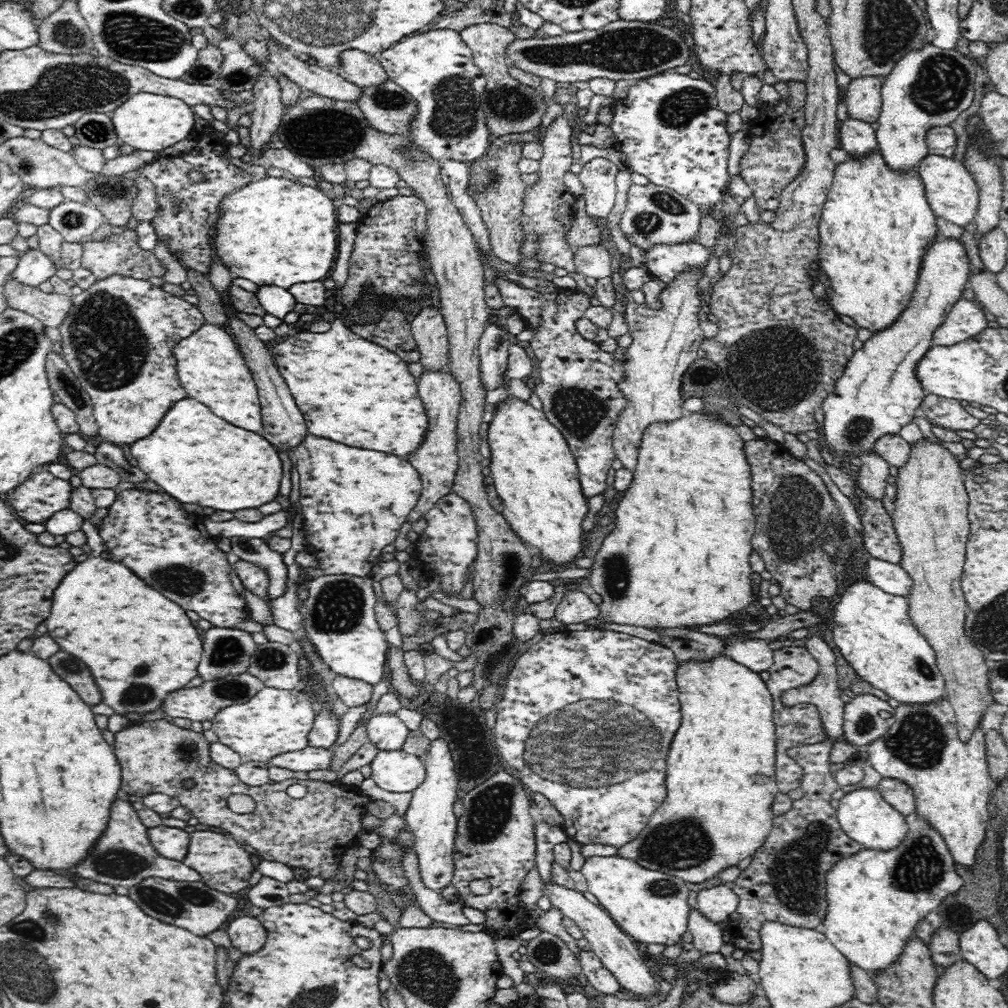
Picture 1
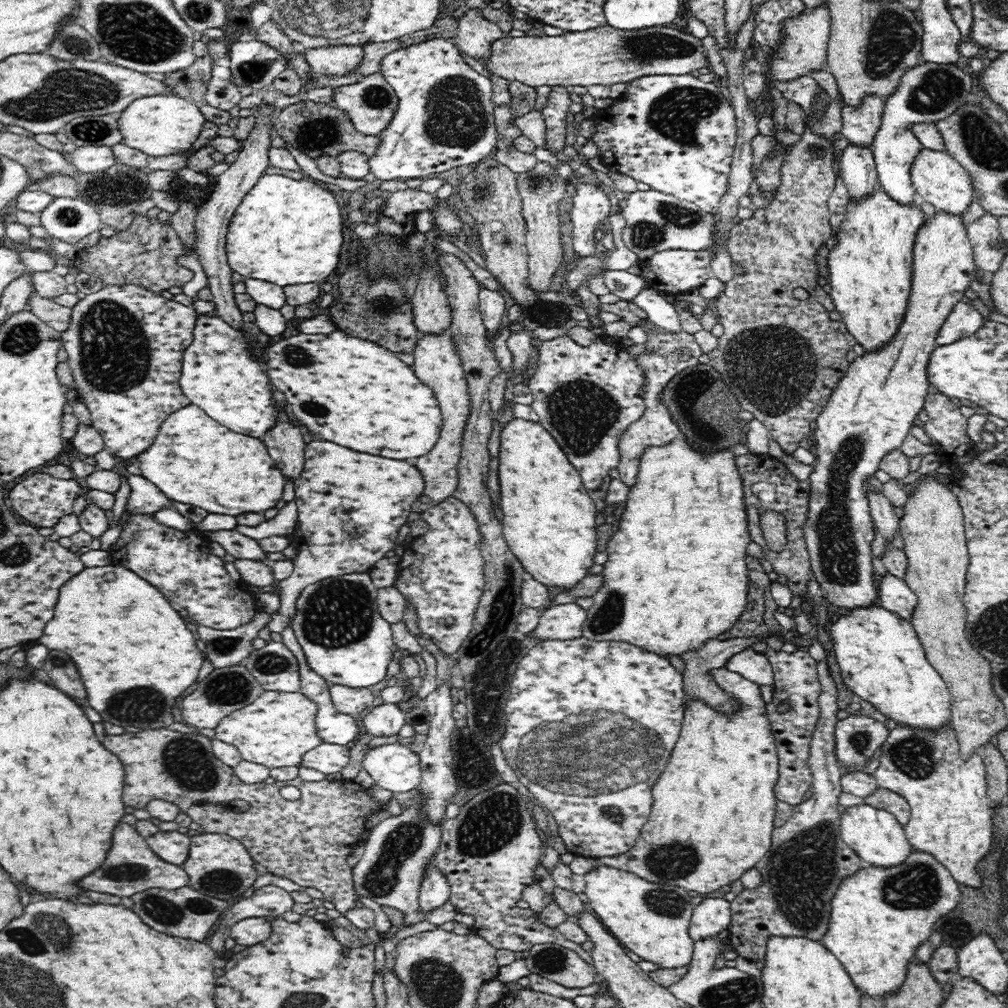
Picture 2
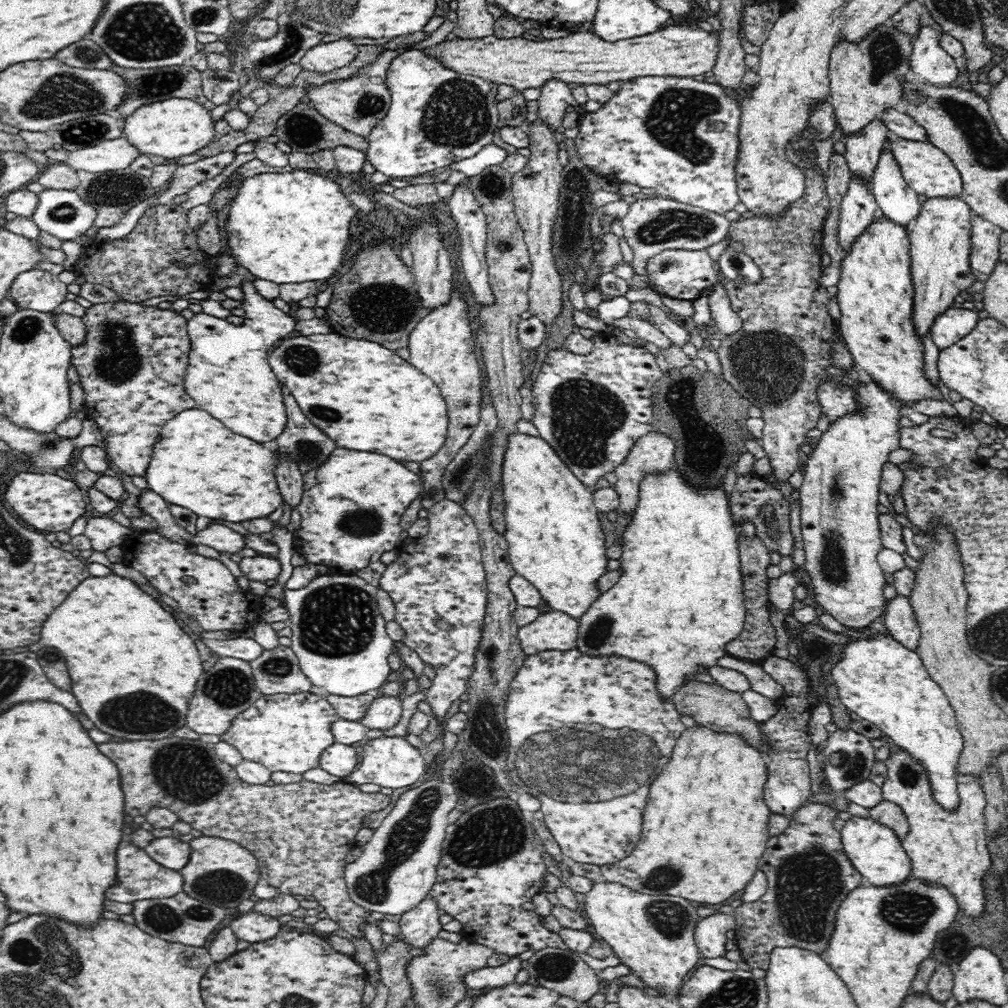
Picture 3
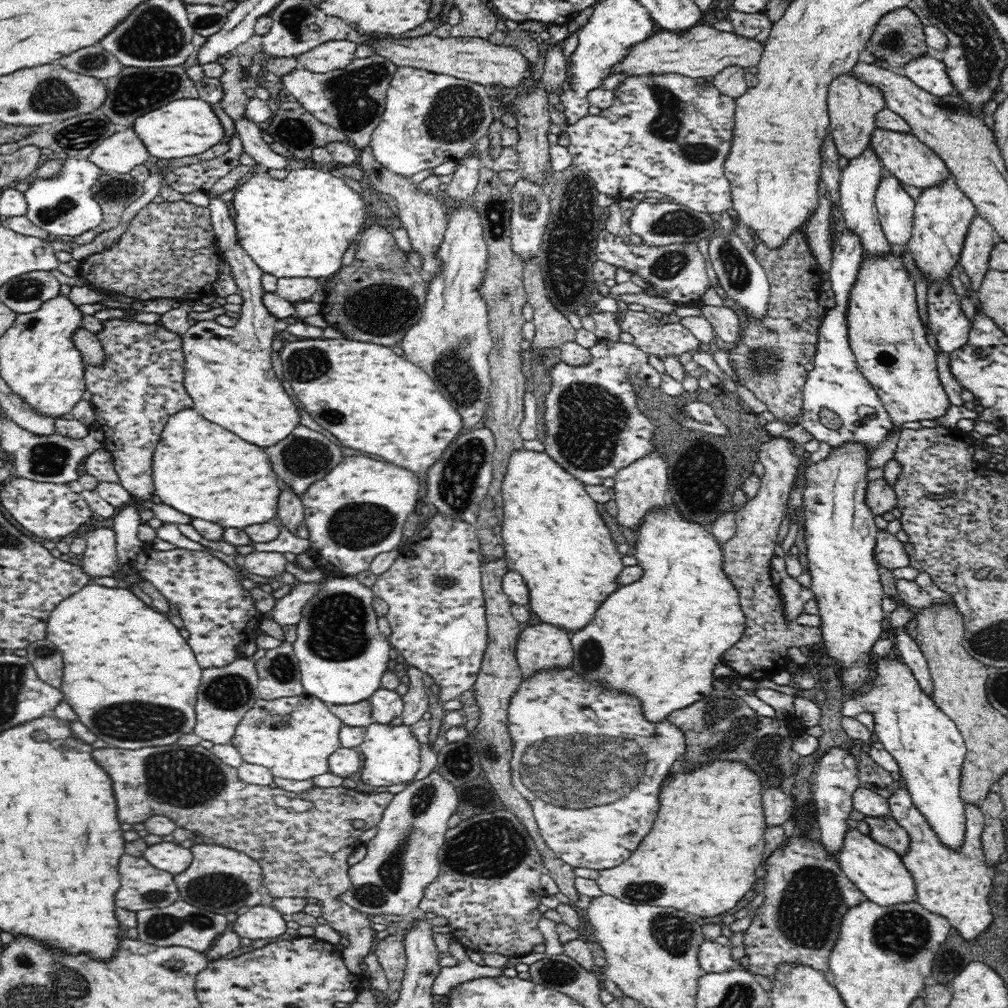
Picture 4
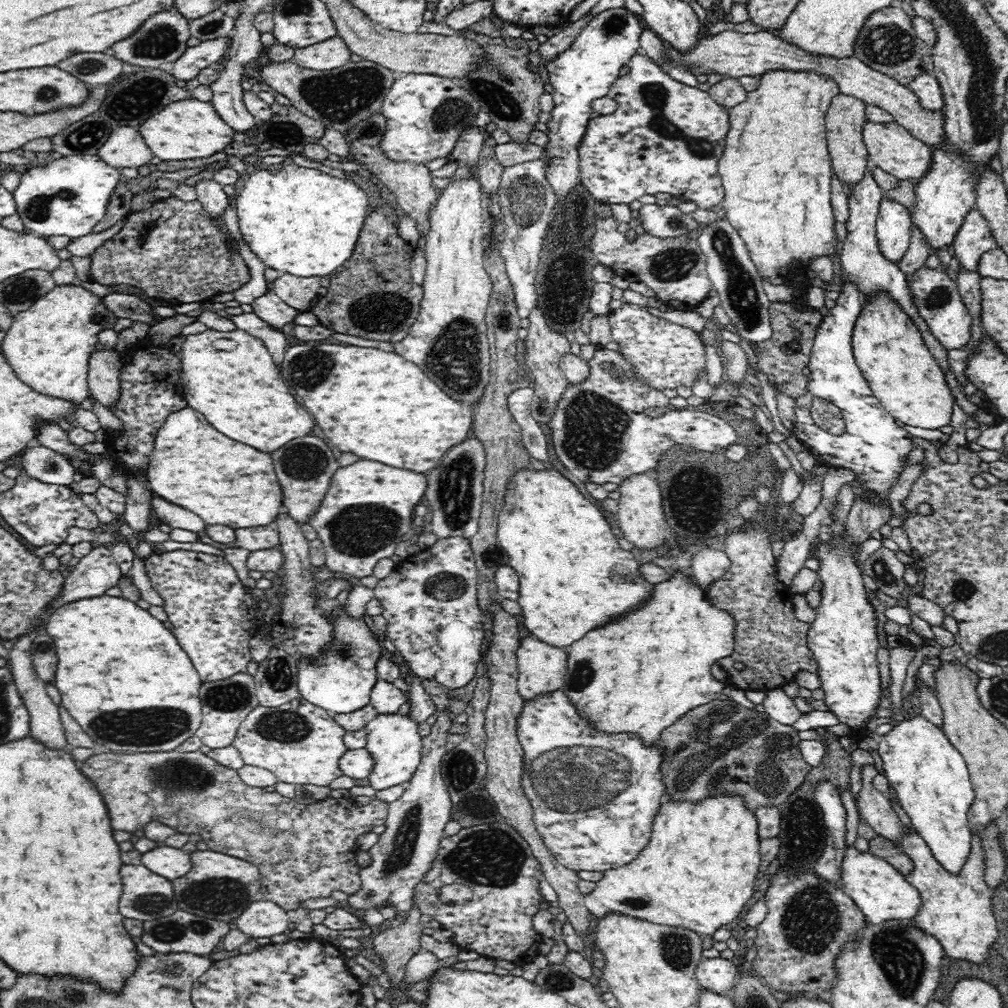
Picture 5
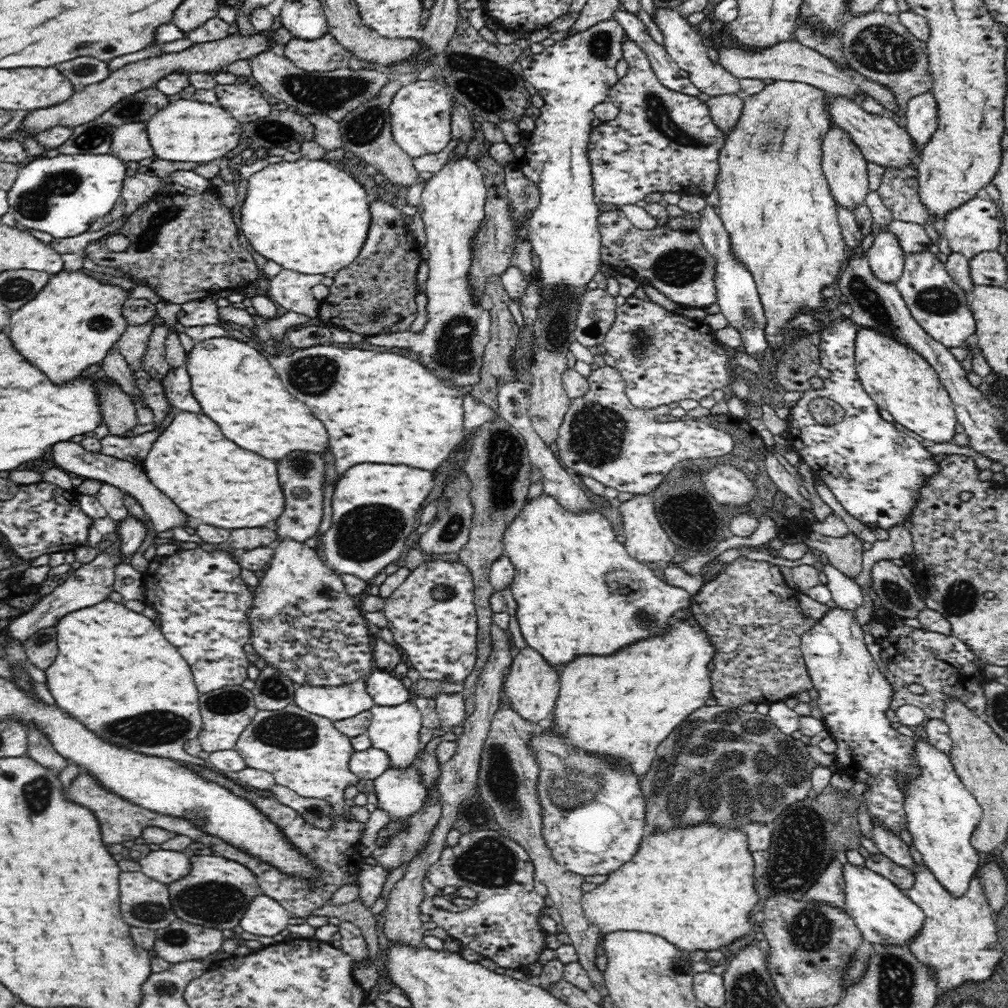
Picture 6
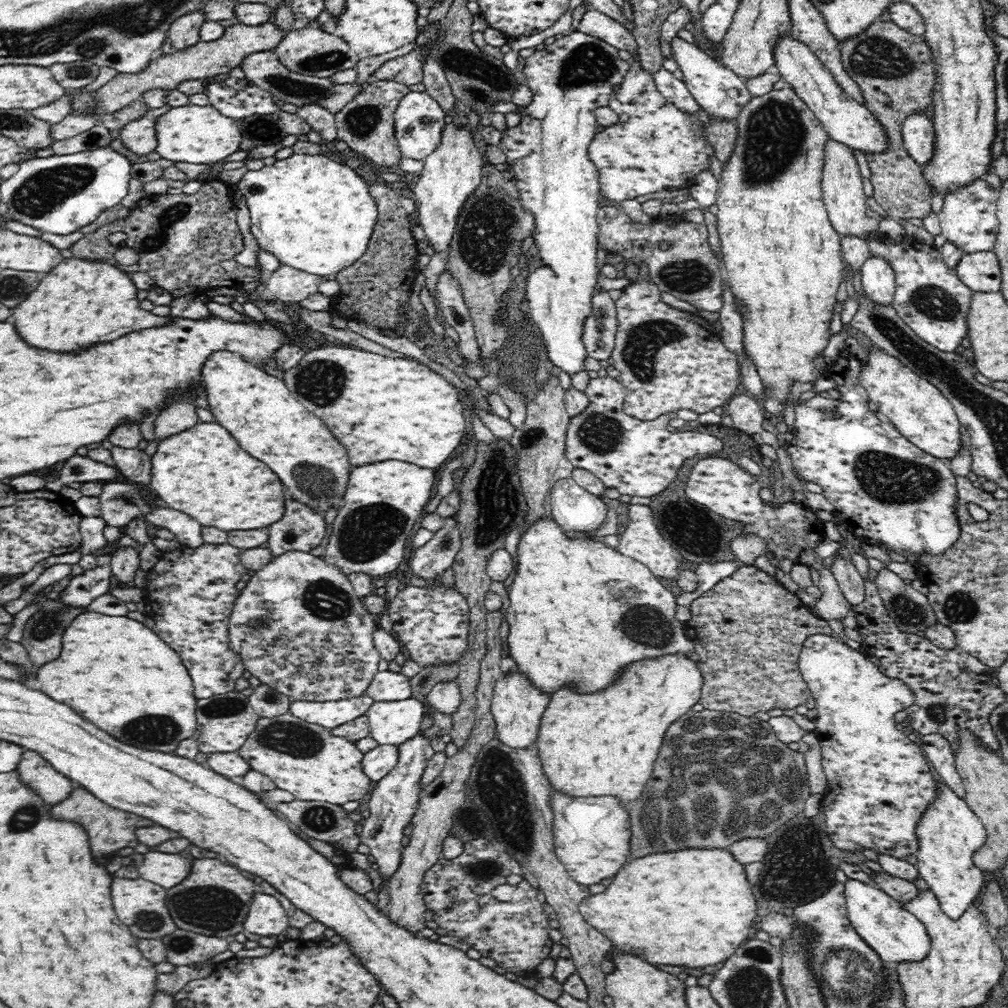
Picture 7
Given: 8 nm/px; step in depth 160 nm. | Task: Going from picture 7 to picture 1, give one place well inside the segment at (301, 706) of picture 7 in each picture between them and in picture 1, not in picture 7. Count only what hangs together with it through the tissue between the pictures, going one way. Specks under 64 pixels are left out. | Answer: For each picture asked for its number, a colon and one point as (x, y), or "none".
1: (338, 617)
2: (346, 641)
3: (339, 636)
4: (341, 654)
5: (341, 681)
6: (338, 703)

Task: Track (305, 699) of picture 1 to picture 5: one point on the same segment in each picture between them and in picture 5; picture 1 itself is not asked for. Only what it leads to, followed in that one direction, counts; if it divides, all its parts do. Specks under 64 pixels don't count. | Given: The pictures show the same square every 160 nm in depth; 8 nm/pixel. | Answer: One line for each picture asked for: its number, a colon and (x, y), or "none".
2: (276, 730)
3: (285, 732)
4: (293, 737)
5: (299, 743)

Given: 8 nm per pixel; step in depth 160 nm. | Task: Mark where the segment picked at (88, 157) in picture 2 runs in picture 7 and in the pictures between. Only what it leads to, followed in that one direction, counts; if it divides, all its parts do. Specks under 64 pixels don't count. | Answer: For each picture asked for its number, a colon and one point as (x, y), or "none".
3: (109, 155)
4: (121, 152)
5: (125, 148)
6: (130, 142)
7: (139, 136)

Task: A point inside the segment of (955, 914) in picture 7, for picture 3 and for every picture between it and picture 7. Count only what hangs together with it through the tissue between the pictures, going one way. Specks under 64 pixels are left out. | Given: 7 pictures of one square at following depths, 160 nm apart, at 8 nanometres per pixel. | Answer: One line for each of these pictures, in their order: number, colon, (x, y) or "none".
3: (884, 683)
4: (928, 749)
5: (931, 780)
6: (942, 815)

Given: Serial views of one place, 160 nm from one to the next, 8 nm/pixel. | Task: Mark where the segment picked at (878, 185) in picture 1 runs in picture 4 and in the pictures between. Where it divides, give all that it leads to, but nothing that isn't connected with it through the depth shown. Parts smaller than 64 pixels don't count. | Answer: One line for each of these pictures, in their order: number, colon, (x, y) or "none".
2: (870, 271)
3: (876, 294)
4: (888, 340)

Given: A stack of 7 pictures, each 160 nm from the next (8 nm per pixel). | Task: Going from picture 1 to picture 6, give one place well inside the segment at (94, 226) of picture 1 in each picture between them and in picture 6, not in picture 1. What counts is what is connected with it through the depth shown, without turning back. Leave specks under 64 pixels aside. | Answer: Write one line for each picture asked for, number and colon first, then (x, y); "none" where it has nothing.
2: (68, 219)
3: (64, 214)
4: (64, 205)
5: (68, 196)
6: (63, 195)

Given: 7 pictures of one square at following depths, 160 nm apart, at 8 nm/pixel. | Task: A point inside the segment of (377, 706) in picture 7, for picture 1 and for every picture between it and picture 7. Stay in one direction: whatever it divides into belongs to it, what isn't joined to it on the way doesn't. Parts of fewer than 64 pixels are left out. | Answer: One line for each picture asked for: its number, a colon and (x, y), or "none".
1: (392, 770)
2: (393, 767)
3: (390, 762)
4: (391, 753)
5: (393, 740)
6: (395, 729)

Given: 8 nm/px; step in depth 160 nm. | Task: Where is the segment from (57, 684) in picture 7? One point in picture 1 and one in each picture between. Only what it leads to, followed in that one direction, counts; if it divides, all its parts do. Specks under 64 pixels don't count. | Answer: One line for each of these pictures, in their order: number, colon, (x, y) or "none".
1: (140, 646)
2: (124, 637)
3: (134, 672)
4: (128, 671)
5: (118, 668)
6: (114, 671)

